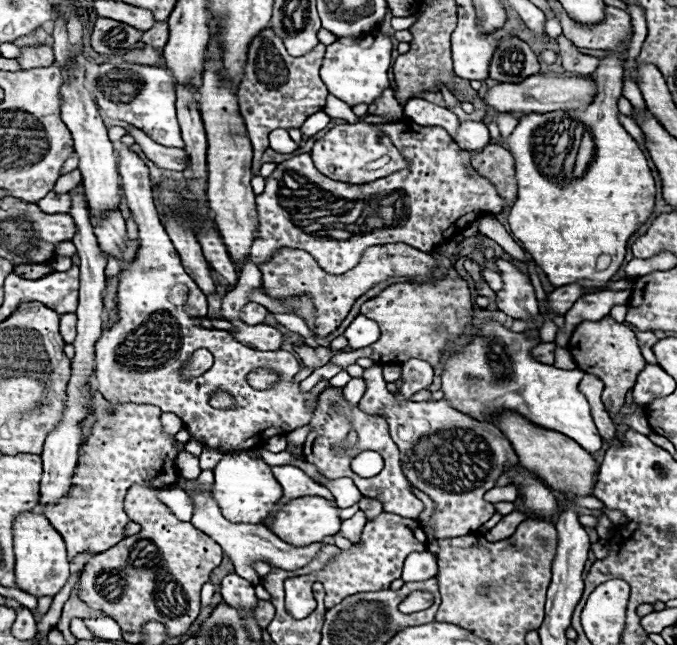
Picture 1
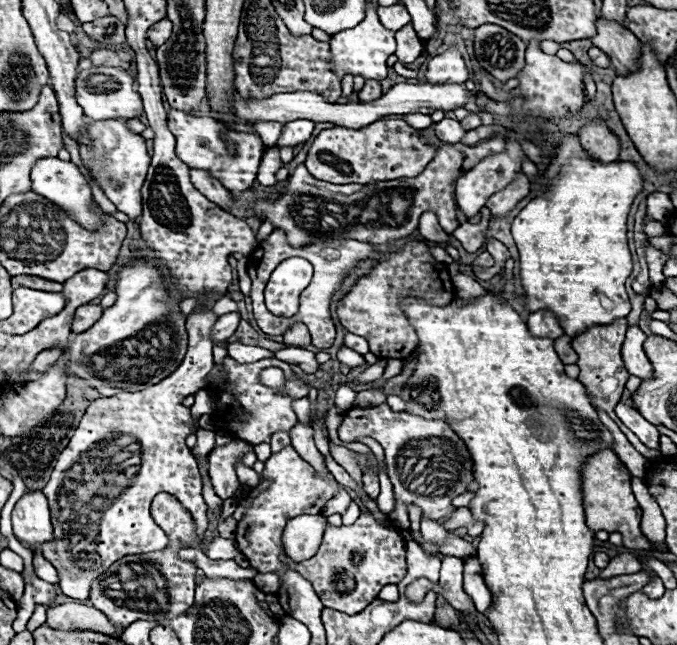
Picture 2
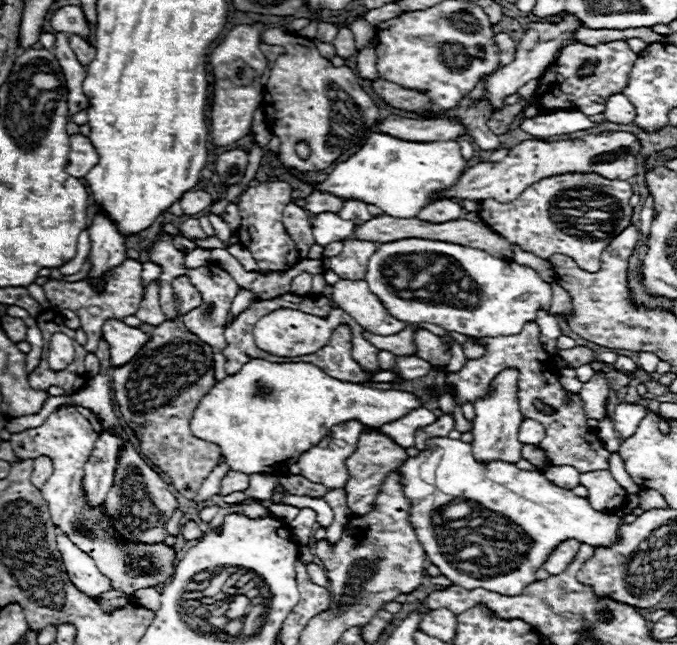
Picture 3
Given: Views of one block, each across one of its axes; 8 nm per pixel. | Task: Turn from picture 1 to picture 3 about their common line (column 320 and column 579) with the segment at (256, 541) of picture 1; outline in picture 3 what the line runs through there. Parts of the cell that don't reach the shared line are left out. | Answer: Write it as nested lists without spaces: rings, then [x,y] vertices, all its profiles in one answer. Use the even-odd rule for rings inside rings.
[[[574,538],[560,542],[560,544],[556,546],[556,550],[548,556],[548,560],[542,564],[542,568],[544,568],[546,572],[550,572],[550,574],[560,574],[560,572],[564,572],[566,566],[574,560],[578,548],[580,548],[580,542],[574,540]]]

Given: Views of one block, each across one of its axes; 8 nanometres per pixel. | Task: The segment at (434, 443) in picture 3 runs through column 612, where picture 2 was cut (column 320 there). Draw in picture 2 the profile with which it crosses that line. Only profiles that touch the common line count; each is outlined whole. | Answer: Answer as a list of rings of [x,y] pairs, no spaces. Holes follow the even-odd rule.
[[[320,514],[298,516],[288,522],[284,530],[284,550],[294,562],[312,558],[322,542],[326,518]]]

